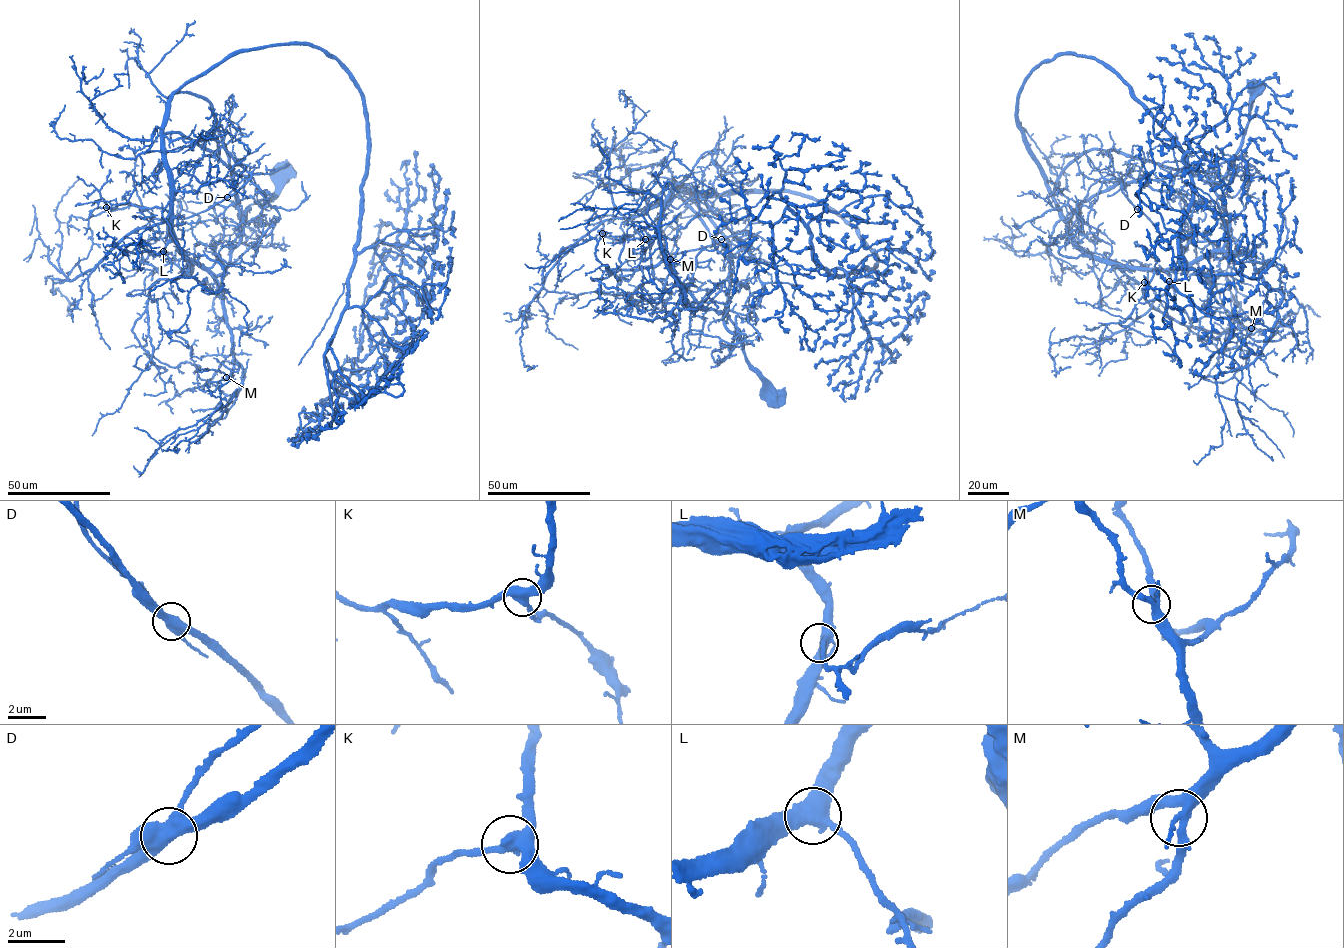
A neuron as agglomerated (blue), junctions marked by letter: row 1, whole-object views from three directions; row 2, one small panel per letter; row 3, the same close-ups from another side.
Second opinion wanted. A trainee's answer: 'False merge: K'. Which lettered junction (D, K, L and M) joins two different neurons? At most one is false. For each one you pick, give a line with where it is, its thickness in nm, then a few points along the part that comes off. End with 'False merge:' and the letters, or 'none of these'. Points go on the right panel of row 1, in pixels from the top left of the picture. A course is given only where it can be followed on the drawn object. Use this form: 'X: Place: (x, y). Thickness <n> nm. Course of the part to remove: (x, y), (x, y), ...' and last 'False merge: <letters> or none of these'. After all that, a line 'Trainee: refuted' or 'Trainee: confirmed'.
D: Place: (1137, 209). Thickness 460 nm. Course of the part to remove: (1137, 209), (1122, 180), (1105, 180), (1088, 223), (1111, 245), (1098, 280), (1099, 306), (1143, 323)
False merge: D
Trainee: refuted

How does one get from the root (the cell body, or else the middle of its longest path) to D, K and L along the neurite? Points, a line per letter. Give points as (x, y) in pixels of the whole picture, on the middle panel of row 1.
D: (773, 400), (726, 311), (705, 310), (669, 266), (664, 200), (676, 208), (697, 196), (744, 241), (721, 239)
K: (773, 400), (725, 324), (726, 311), (705, 310), (669, 266), (660, 244), (663, 212), (624, 238), (601, 233)
L: (773, 400), (747, 360), (743, 343), (725, 324), (726, 311), (705, 310), (669, 266), (660, 237), (645, 239)

